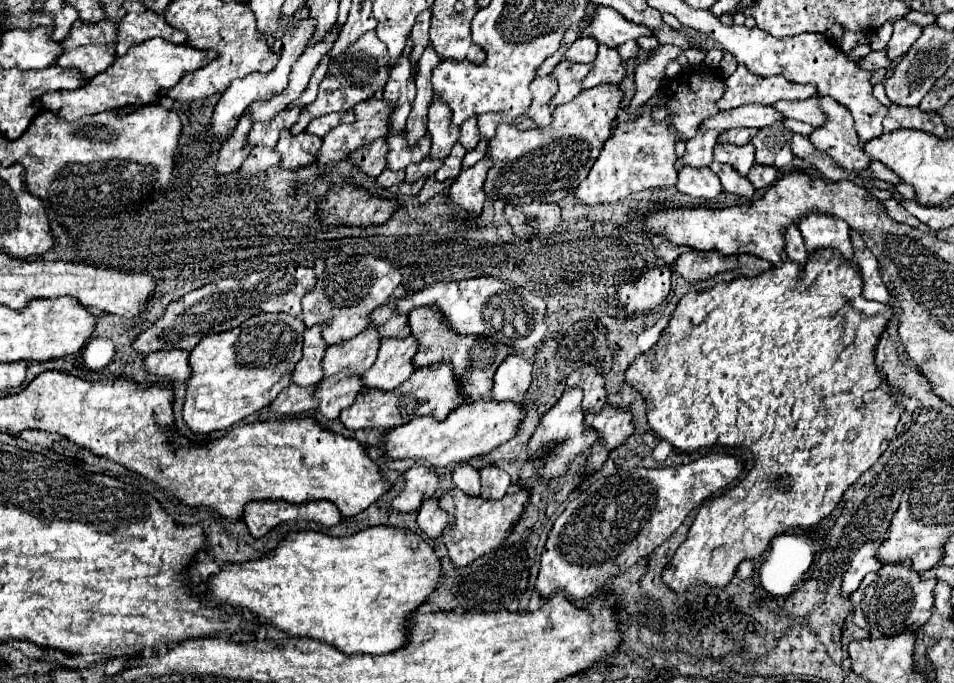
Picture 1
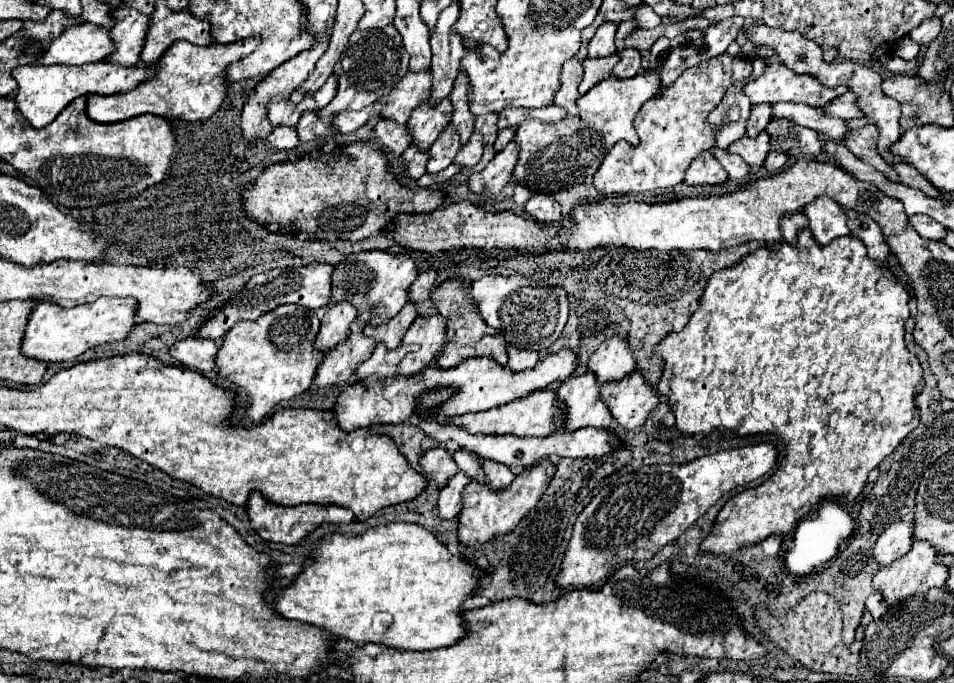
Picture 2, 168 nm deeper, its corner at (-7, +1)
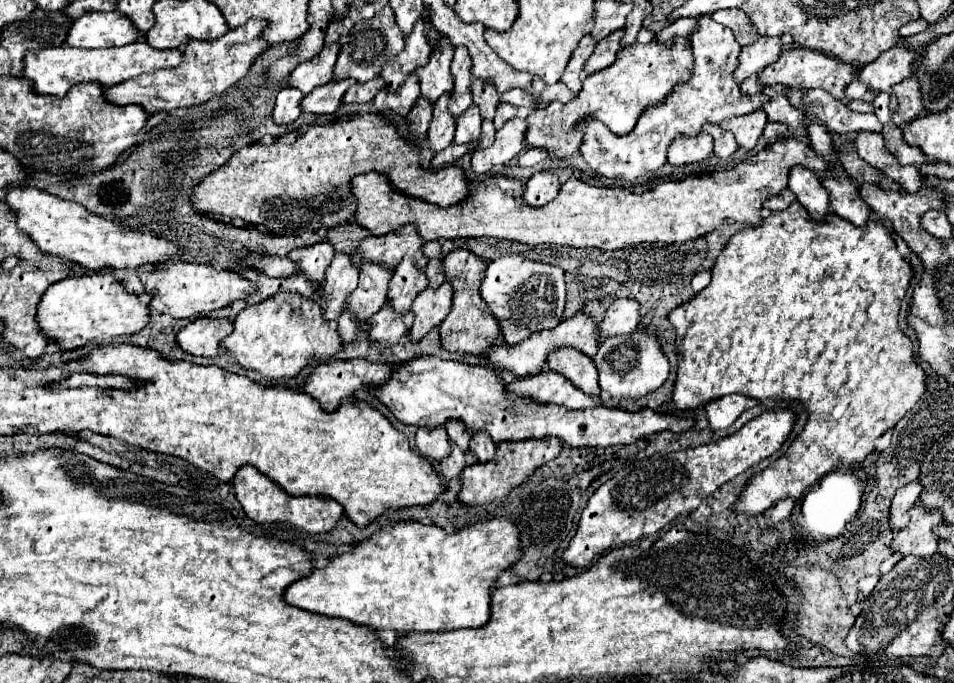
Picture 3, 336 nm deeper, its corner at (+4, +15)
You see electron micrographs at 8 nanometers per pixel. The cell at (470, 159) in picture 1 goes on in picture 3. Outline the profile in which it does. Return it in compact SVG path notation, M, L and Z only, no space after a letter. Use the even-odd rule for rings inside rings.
M499 103L497 115L495 115L495 119L493 119L495 129L501 129L511 117L515 117L515 113L517 113L517 107L513 107L513 105L509 105L509 103Z

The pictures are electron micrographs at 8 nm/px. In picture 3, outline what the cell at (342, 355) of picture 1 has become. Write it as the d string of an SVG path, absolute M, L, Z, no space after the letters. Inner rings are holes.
M405 257L405 261L397 265L393 279L389 283L389 303L397 313L405 313L413 303L413 297L417 297L417 293L421 293L427 285L429 283L425 271L417 269L417 265L413 265L409 257Z

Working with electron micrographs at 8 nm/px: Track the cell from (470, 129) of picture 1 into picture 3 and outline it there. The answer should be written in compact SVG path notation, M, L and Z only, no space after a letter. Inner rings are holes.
M475 79L473 85L471 85L471 91L473 91L473 103L481 109L481 117L483 119L493 119L495 109L499 105L497 89L493 89L493 85L489 85L489 83L483 83L483 81Z

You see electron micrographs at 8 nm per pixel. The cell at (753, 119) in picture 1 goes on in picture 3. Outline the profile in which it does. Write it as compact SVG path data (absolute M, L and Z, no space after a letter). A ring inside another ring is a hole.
M809 89L805 95L805 105L809 115L817 117L833 133L881 133L881 123L875 113L855 113L825 89Z

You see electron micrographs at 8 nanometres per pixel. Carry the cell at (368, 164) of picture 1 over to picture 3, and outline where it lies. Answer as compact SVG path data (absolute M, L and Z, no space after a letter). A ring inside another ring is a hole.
M411 73L405 83L401 85L401 89L397 89L397 93L387 93L387 89L381 89L375 97L375 105L377 107L391 107L397 115L407 115L411 105L417 101L419 97L419 89L417 89L417 75Z

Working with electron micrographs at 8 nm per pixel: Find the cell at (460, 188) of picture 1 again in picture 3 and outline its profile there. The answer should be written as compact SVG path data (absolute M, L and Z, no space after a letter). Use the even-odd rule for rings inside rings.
M509 119L495 137L495 143L487 149L479 149L473 153L473 171L477 175L489 173L499 165L507 165L513 157L517 157L525 149L525 121L523 119Z

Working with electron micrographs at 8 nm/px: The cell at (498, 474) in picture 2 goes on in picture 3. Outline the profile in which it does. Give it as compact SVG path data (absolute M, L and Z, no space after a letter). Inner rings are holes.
M483 431L471 435L469 449L471 449L471 453L475 453L475 455L479 457L481 463L491 461L491 459L495 457L495 443L493 443L493 439L489 437L489 433L483 433Z

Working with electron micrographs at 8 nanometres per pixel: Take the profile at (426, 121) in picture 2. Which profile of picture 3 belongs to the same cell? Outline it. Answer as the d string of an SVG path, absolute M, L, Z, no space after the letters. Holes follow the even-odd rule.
M439 33L439 35L441 35L439 47L431 53L429 63L423 65L421 69L415 69L415 73L419 75L419 81L421 81L421 95L433 103L443 93L453 89L453 75L449 71L449 65L453 59L453 45L443 33Z

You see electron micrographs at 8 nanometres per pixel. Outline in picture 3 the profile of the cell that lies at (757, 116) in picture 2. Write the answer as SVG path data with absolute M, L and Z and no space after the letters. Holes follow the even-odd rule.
M751 75L751 77L747 77L743 83L741 83L741 91L745 93L745 95L753 95L753 93L757 93L757 91L761 91L763 89L763 85L757 81L757 75Z

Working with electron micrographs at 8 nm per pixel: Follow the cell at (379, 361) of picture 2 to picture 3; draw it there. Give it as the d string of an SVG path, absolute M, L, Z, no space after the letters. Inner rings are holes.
M389 301L369 319L371 331L369 331L369 341L371 343L383 343L383 345L393 345L397 343L403 335L409 333L413 323L413 313L393 313L389 309Z

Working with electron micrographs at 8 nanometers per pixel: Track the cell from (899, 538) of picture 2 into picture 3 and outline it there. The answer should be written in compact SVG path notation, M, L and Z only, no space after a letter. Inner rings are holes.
M913 481L901 489L897 489L895 497L893 497L893 503L891 503L891 527L895 529L903 529L907 523L909 523L909 509L919 501L919 495L921 495L921 481Z

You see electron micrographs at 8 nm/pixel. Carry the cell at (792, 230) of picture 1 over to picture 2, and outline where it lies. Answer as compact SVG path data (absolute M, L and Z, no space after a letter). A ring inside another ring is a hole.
M802 211L792 213L792 215L784 215L780 219L780 229L782 229L782 237L788 245L796 245L798 243L798 231L808 227L808 219Z

